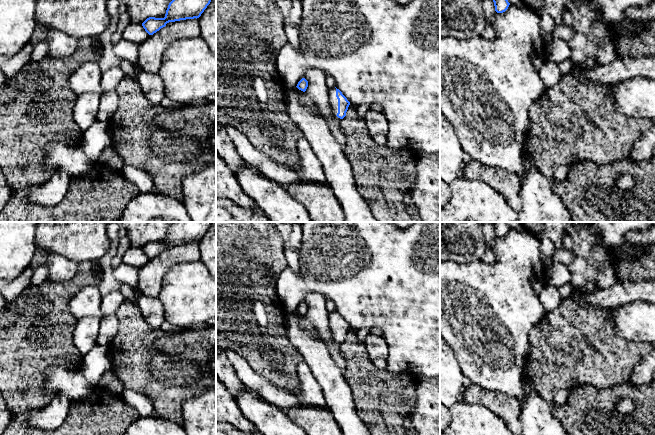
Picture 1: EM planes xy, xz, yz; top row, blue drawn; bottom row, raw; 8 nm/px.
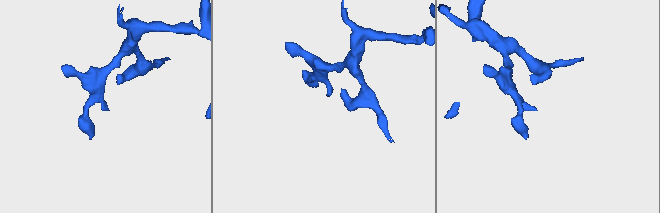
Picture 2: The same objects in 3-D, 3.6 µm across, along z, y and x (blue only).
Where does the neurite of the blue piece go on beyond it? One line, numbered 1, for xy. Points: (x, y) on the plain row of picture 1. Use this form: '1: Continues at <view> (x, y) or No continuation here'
1: No continuation here

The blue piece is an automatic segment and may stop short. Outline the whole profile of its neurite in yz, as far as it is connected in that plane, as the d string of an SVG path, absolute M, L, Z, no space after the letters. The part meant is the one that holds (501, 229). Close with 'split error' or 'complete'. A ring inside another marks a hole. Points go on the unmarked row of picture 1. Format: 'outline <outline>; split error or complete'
outline M493 222L493 226L497 237L505 236L510 229L507 222Z; complete

